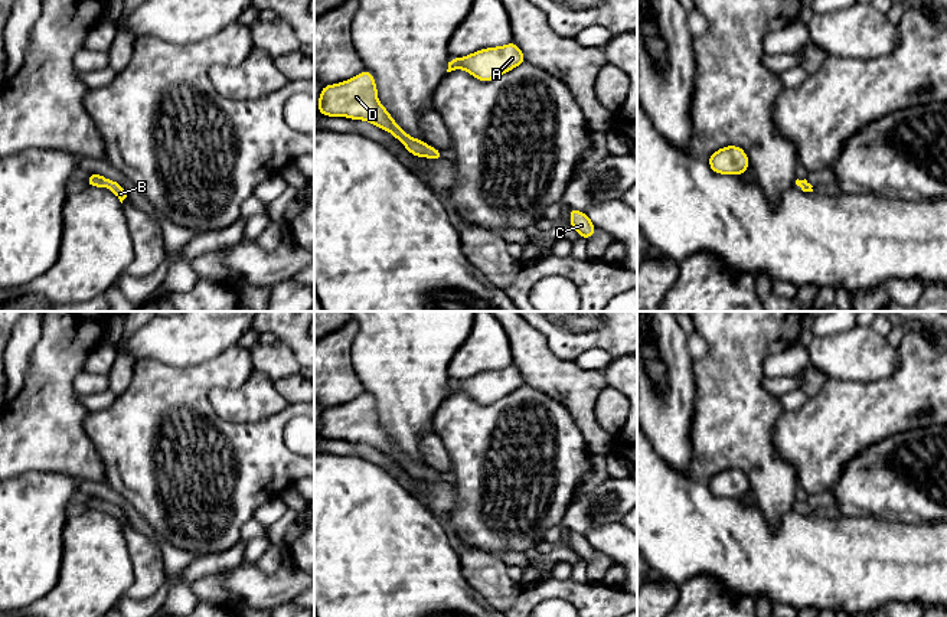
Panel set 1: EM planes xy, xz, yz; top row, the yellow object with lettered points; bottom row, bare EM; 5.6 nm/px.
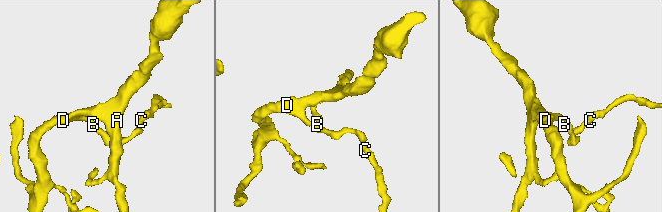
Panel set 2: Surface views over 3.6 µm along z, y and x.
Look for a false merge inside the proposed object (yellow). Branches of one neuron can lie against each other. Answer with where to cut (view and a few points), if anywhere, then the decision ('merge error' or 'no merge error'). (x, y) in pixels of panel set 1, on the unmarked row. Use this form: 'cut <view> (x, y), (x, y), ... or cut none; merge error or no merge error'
cut none; no merge error

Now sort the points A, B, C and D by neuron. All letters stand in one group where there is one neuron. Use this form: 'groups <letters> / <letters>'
groups A B C D

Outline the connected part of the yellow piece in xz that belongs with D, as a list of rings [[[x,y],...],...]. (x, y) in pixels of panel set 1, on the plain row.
[[[365,392],[353,401],[324,408],[319,420],[319,437],[368,444],[389,454],[415,480],[443,483],[441,473],[406,457],[378,422],[375,399]]]

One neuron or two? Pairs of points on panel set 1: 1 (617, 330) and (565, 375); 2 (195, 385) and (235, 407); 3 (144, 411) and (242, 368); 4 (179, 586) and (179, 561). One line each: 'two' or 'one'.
1: two
2: two
3: one
4: one

